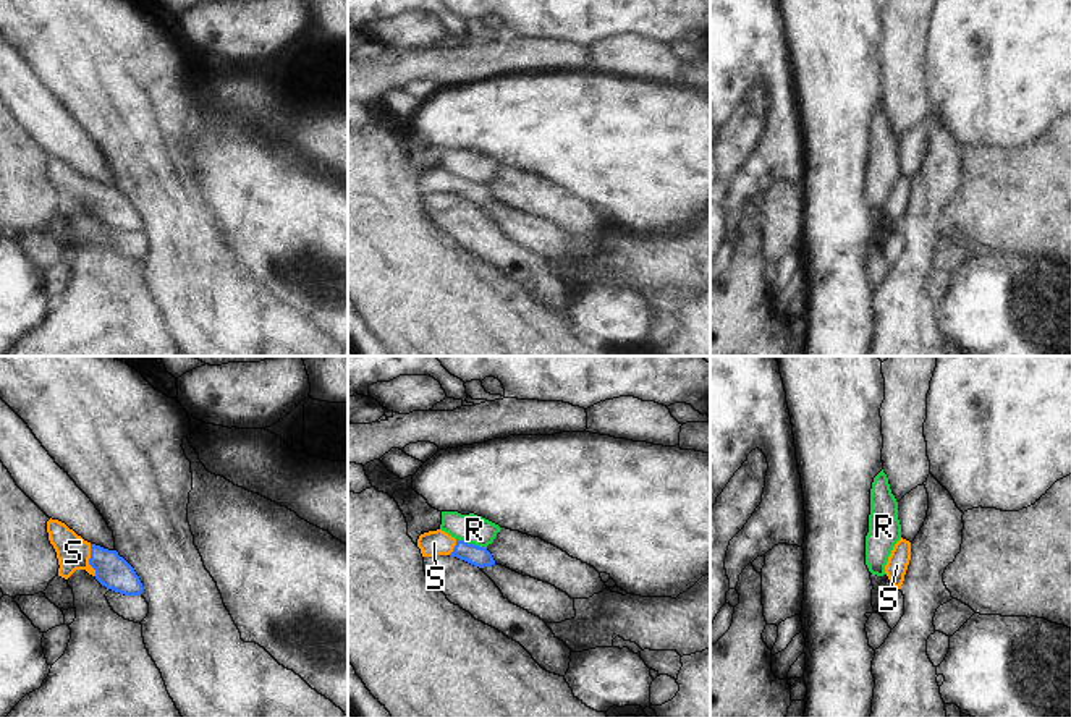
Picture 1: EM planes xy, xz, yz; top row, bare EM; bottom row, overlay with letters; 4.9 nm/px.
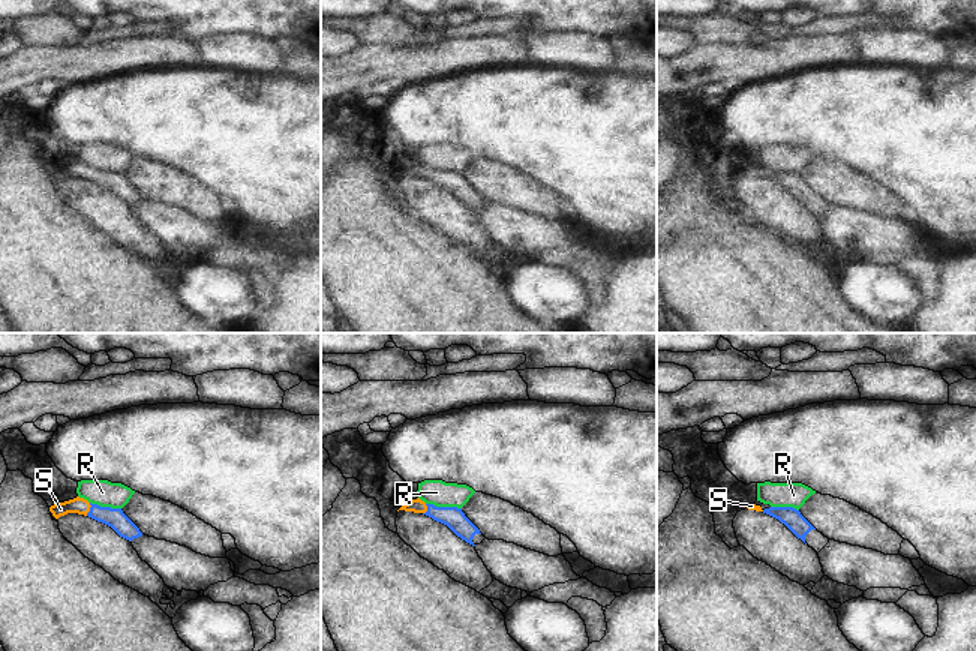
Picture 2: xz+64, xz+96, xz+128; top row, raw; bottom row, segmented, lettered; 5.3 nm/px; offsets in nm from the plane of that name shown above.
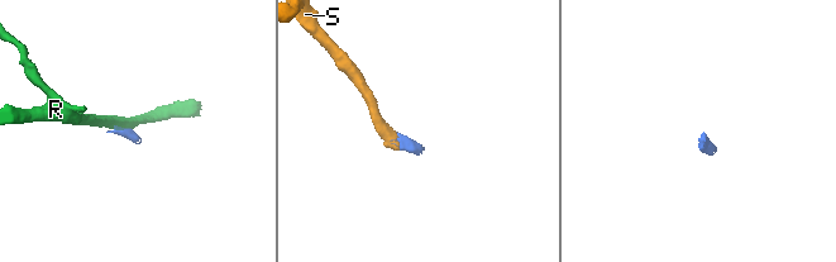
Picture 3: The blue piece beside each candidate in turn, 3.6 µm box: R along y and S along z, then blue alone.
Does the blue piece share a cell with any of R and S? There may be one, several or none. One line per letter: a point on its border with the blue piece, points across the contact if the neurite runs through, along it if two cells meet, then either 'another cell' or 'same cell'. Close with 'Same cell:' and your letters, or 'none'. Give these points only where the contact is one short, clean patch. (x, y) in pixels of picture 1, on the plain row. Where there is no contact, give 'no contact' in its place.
R: contact xz (471, 182); border xz (457, 175), (486, 185); another cell
S: contact xy (89, 198); way xy (114, 209), (101, 199), (89, 198), (73, 190); same cell
Same cell: S

